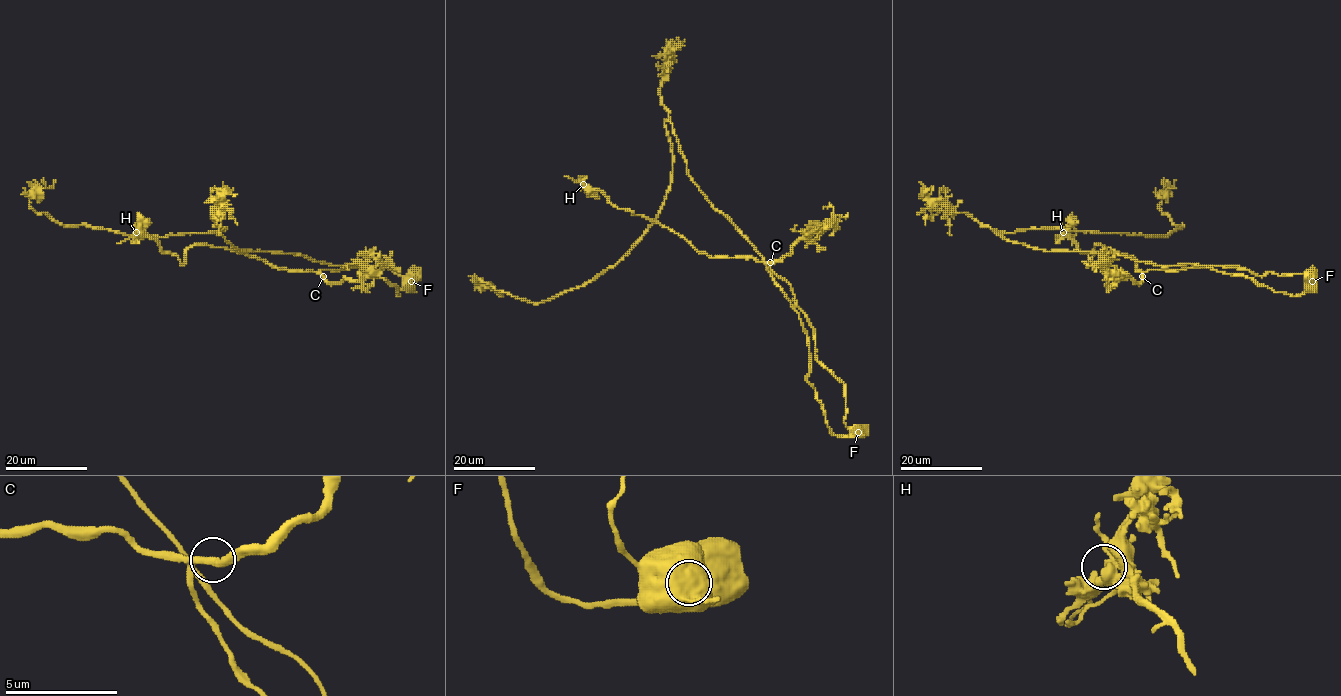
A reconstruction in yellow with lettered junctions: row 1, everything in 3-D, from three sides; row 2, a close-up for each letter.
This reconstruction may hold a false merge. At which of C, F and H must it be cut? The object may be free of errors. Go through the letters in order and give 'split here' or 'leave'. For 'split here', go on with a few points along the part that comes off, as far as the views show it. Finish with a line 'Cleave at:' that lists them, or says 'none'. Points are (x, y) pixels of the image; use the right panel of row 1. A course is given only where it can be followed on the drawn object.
C: leave
F: split here | (1312, 280), (1274, 293), (1203, 265), (999, 234), (1166, 235), (1183, 226), (1159, 209), (1176, 179)
H: leave
Cleave at: F

